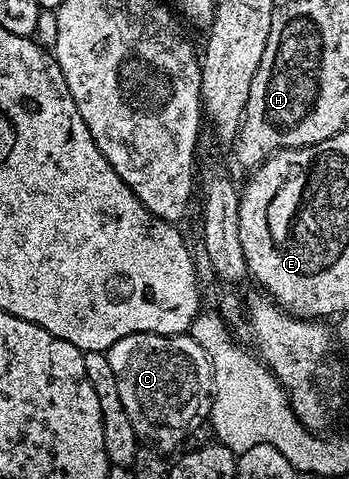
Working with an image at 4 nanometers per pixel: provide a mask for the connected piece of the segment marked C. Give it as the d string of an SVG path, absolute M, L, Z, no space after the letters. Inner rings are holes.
M140 332L127 338L119 338L105 353L111 370L115 370L115 382L119 382L119 399L131 426L135 426L138 441L160 450L162 453L176 453L184 445L185 439L194 430L200 429L201 423L210 419L213 410L213 367L199 342L192 340L188 334L164 336Z

